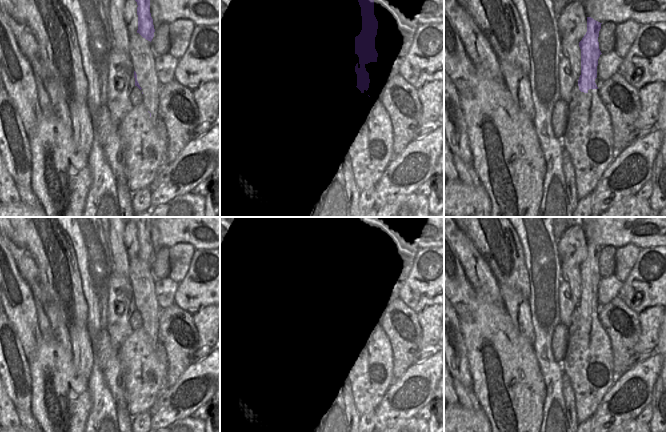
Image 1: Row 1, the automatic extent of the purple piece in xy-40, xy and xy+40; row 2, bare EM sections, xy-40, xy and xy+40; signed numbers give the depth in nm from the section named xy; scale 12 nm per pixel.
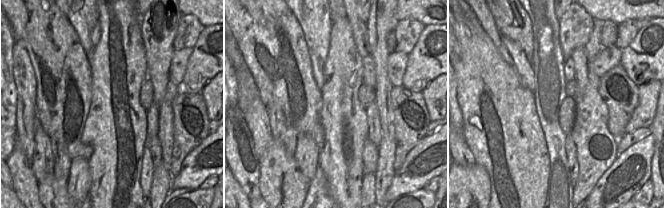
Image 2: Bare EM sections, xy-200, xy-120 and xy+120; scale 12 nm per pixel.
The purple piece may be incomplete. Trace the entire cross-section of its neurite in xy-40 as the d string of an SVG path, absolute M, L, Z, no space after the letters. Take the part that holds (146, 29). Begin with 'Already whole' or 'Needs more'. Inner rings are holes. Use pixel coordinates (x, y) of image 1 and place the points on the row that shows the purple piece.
Already whole. M135 0L137 2L138 30L143 38L152 41L154 37L153 19L150 13L150 0Z

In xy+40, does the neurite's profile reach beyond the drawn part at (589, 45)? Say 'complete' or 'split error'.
split error

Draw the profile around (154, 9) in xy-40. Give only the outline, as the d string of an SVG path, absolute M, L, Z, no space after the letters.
M150 0L150 13L153 19L154 29L156 29L157 26L160 24L158 0Z

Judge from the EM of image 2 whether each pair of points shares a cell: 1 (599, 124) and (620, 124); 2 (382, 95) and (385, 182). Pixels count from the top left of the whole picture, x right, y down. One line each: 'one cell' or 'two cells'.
1: two cells
2: one cell

